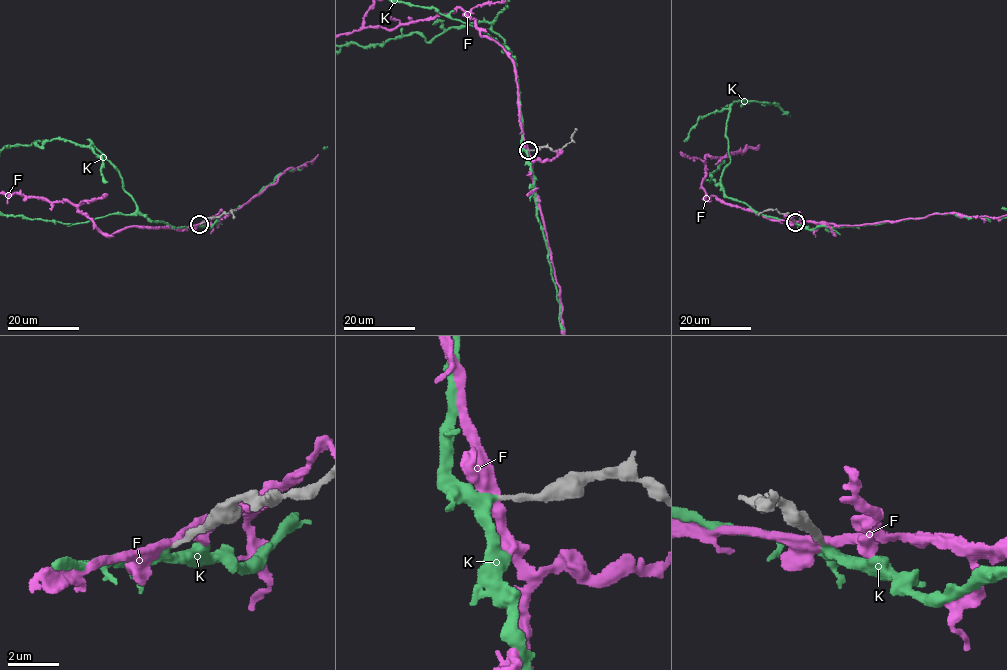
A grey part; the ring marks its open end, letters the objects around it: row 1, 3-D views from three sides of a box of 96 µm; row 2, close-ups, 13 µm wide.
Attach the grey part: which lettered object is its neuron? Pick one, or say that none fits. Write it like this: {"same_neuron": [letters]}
{"same_neuron": ["K"]}

